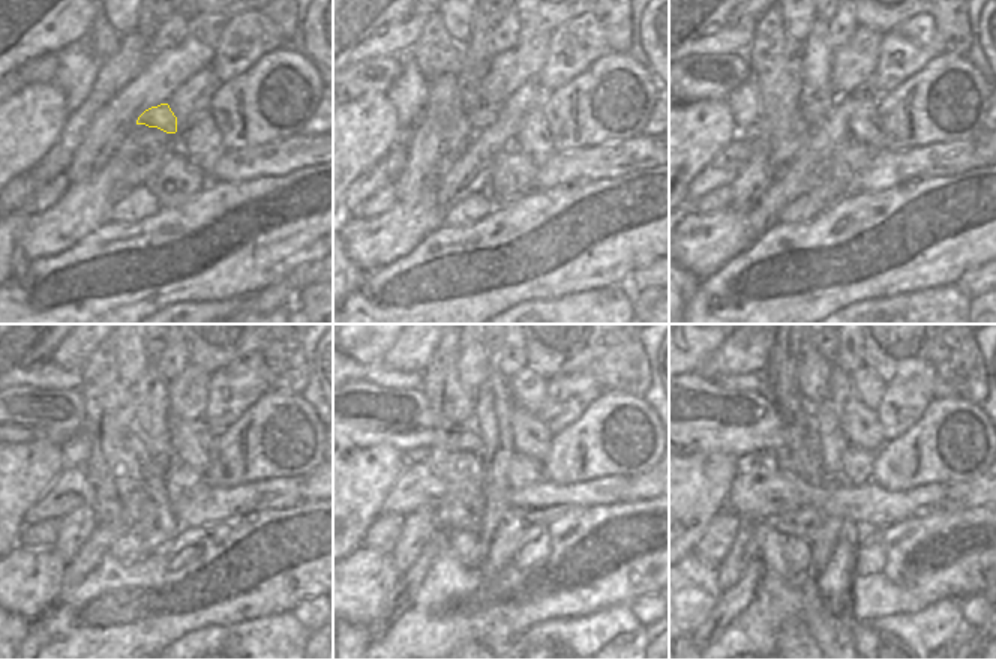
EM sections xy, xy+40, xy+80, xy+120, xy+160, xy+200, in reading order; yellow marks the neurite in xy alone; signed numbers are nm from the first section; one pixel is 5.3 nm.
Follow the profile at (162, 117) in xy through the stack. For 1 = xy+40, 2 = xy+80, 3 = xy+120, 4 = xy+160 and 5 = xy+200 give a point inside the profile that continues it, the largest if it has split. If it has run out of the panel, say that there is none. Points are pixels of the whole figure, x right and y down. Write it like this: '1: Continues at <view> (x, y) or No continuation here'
1: Continues at xy+40 (483, 116)
2: Continues at xy+80 (813, 111)
3: Continues at xy+120 (134, 443)
4: Continues at xy+160 (467, 438)
5: Continues at xy+200 (699, 416)

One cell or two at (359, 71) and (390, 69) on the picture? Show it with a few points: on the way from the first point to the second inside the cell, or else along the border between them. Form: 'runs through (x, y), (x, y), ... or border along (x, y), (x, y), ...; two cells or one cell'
runs through (366, 71), (380, 71), (383, 68); one cell

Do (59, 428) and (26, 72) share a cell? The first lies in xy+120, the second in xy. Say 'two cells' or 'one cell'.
one cell

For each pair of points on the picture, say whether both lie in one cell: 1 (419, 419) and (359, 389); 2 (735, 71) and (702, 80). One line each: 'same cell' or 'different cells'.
1: same cell
2: same cell

